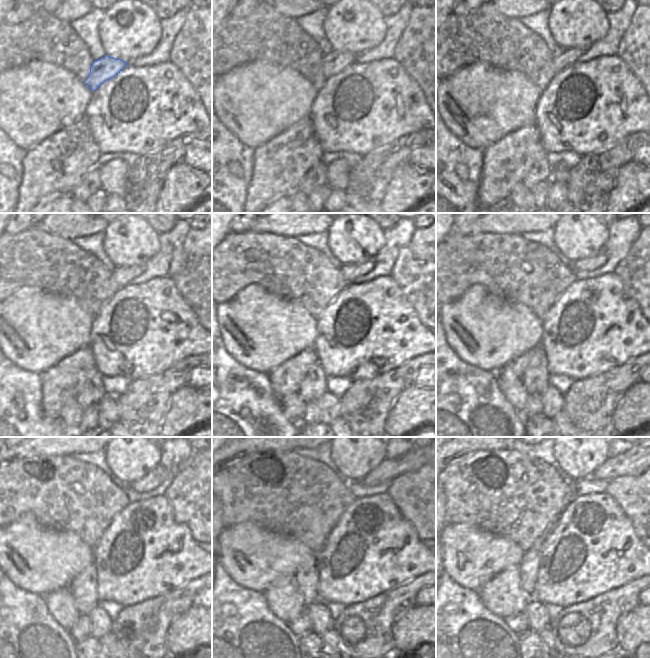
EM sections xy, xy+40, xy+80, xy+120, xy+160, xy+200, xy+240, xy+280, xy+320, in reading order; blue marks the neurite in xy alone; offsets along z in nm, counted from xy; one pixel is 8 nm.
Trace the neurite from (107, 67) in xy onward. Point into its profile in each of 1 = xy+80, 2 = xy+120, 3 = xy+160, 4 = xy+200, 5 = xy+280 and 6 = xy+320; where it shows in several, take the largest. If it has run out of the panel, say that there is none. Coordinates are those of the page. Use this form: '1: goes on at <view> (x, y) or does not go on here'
1: goes on at xy+80 (563, 57)
2: goes on at xy+120 (123, 276)
3: goes on at xy+160 (350, 272)
4: goes on at xy+200 (591, 263)
5: goes on at xy+280 (415, 459)
6: goes on at xy+320 (634, 462)

